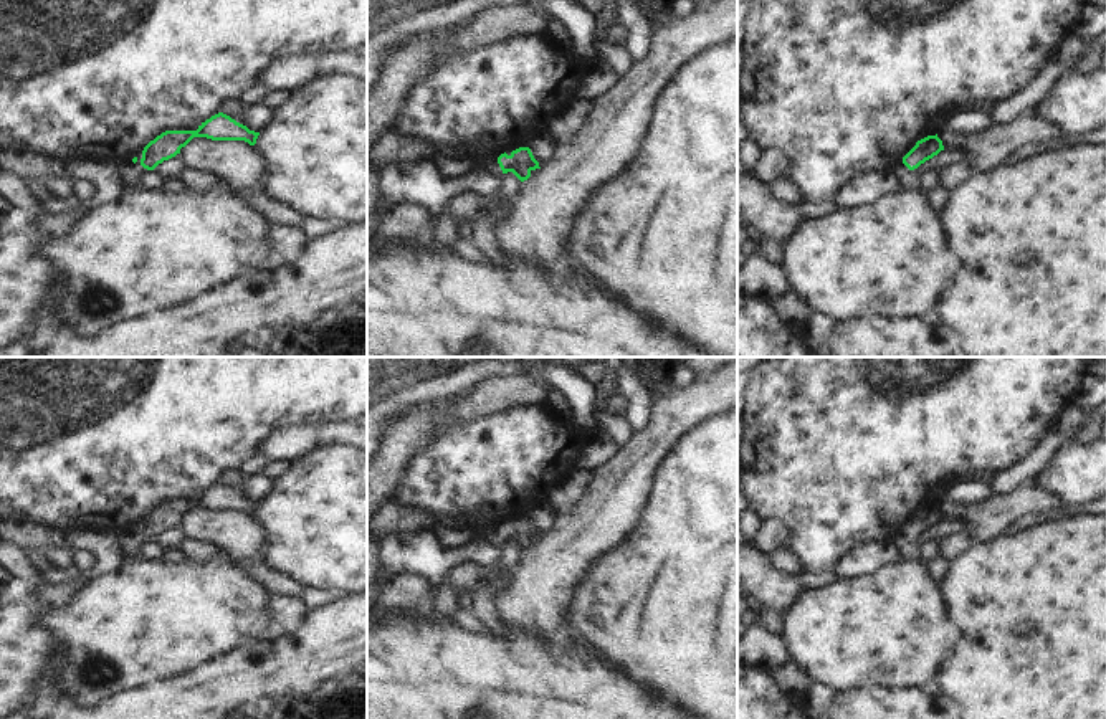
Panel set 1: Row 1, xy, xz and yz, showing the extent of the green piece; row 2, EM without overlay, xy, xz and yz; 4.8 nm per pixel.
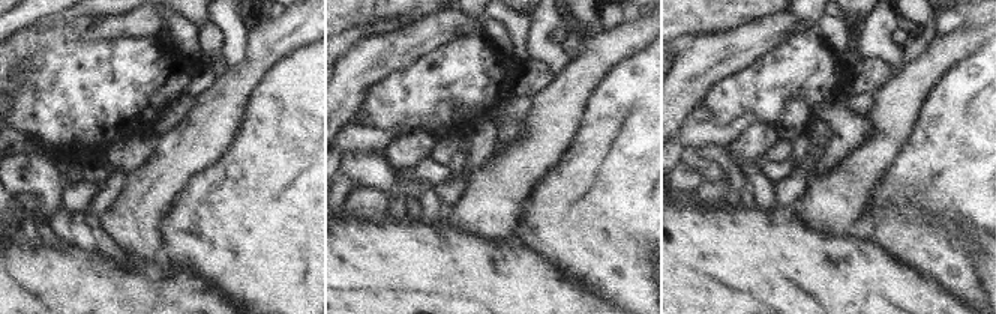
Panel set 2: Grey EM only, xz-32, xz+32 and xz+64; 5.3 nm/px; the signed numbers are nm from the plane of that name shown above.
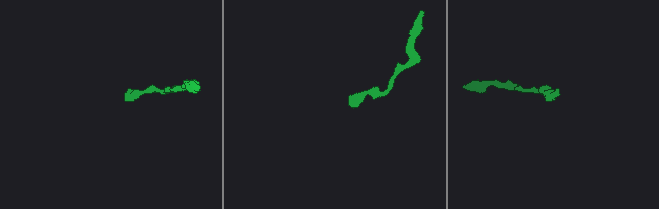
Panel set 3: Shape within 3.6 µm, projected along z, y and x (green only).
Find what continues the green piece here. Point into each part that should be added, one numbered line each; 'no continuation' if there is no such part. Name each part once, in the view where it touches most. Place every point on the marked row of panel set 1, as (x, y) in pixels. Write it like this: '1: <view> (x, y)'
1: xz (493, 167).

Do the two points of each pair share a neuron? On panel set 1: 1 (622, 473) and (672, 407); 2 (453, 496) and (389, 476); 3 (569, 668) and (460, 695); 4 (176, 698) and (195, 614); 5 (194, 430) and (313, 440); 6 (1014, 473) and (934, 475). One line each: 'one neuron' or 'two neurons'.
1: one neuron
2: two neurons
3: one neuron
4: two neurons
5: two neurons
6: two neurons

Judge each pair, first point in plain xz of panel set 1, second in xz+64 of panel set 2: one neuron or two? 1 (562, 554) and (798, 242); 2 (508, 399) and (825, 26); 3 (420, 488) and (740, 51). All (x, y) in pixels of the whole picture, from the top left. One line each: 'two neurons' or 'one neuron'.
1: two neurons
2: two neurons
3: two neurons

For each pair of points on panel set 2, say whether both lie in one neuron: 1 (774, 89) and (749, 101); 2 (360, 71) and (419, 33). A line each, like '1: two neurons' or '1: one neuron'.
1: one neuron
2: one neuron

